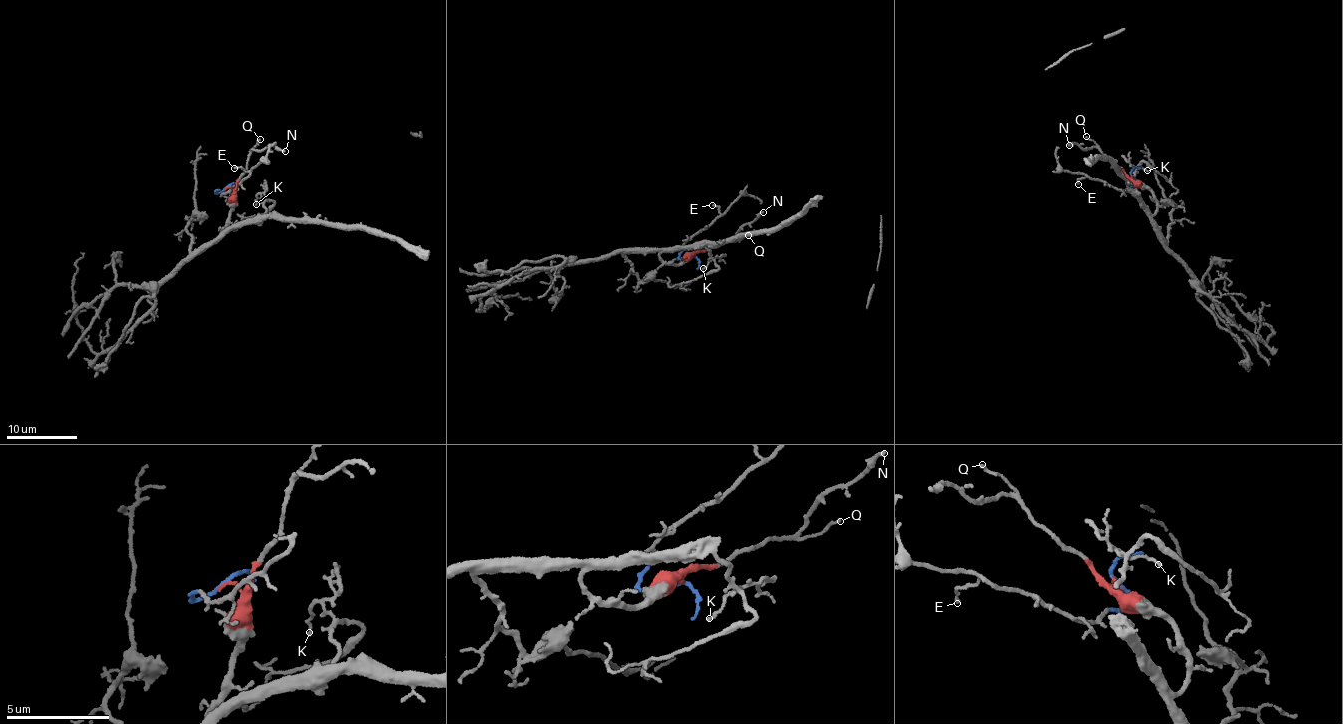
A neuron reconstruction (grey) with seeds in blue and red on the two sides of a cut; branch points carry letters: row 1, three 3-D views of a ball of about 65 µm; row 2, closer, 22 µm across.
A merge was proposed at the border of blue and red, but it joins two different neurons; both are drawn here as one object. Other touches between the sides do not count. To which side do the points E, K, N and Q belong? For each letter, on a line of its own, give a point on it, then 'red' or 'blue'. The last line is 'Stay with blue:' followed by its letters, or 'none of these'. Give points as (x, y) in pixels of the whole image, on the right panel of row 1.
E: at (1078, 184); blue
K: at (1147, 170); red
N: at (1069, 145); red
Q: at (1086, 136); red
Stay with blue: E

